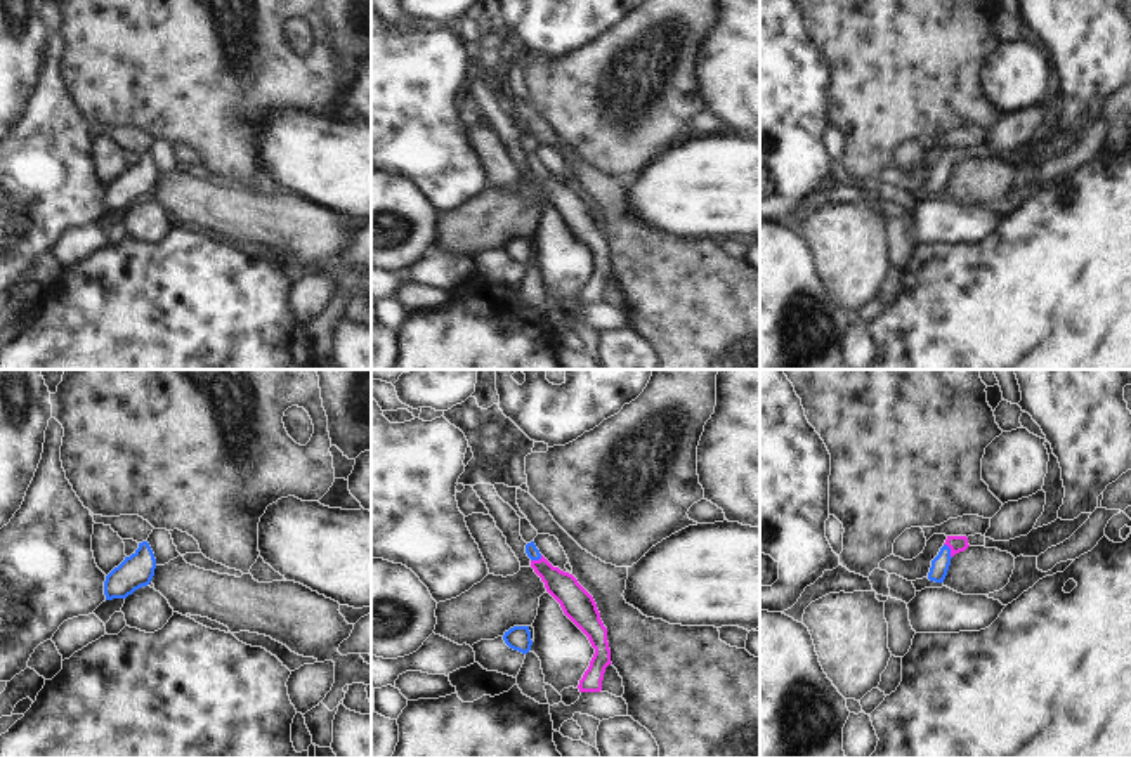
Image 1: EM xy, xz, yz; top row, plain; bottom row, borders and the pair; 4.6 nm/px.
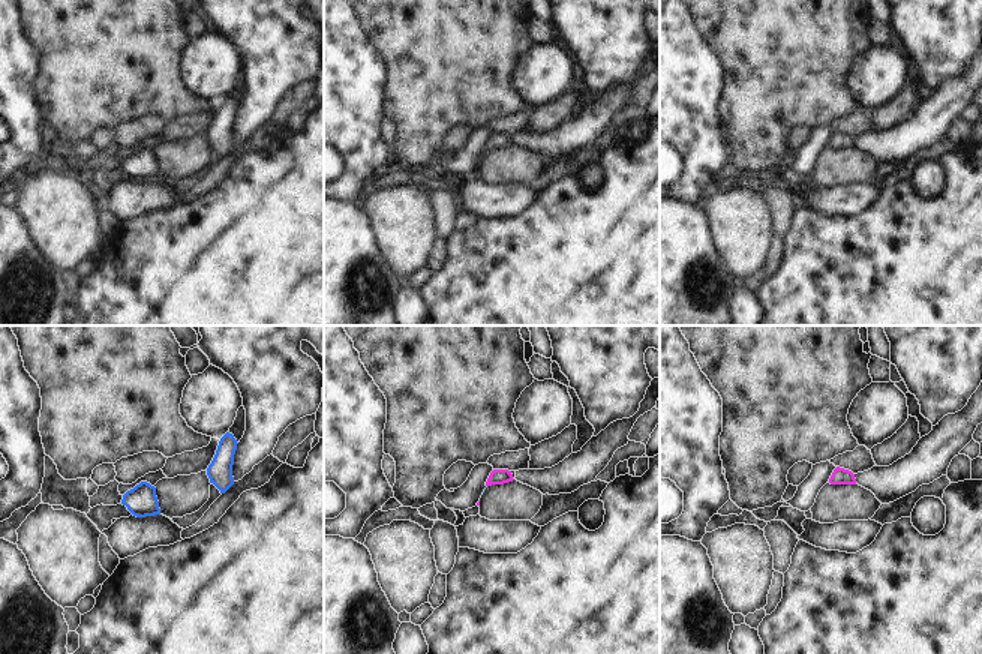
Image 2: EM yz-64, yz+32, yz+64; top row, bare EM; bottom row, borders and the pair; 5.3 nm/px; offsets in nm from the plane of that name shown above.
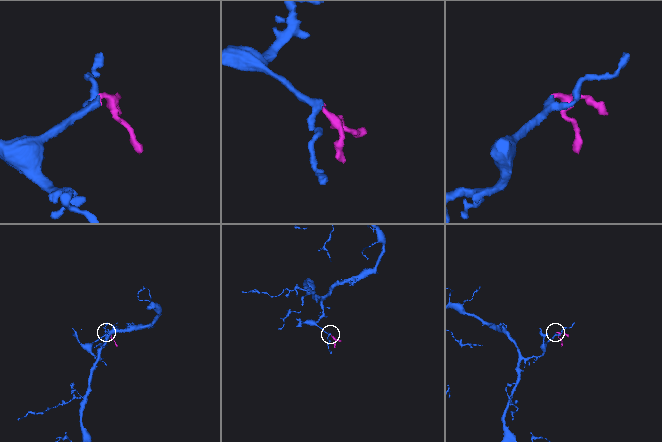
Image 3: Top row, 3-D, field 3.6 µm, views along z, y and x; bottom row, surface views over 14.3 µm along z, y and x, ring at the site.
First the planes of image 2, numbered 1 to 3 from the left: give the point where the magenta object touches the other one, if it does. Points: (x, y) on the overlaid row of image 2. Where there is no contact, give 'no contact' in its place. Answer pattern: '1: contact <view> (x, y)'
1: no contact
2: no contact
3: no contact

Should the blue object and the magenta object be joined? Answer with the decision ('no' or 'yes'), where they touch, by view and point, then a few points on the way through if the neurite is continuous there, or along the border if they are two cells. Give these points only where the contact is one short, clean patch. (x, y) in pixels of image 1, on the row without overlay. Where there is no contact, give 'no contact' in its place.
yes | yz (949, 162) | across yz (941, 176), (949, 162), (956, 155)

